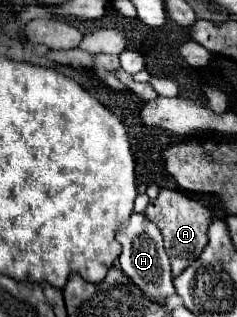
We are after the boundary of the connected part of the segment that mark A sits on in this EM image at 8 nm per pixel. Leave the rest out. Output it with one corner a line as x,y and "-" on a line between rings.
161,189
159,197
147,205
145,215
147,215
149,221
153,221
161,229
161,233
165,237
165,251
167,251
167,255
171,259
173,275
177,277
205,249
205,245
207,245
207,227
209,227
209,221
213,219
211,211
205,205
201,205
199,201
187,197
181,191

